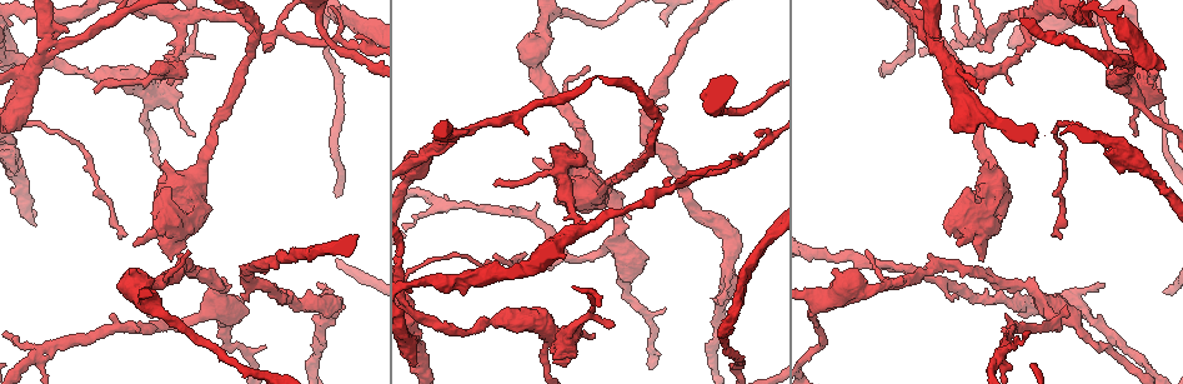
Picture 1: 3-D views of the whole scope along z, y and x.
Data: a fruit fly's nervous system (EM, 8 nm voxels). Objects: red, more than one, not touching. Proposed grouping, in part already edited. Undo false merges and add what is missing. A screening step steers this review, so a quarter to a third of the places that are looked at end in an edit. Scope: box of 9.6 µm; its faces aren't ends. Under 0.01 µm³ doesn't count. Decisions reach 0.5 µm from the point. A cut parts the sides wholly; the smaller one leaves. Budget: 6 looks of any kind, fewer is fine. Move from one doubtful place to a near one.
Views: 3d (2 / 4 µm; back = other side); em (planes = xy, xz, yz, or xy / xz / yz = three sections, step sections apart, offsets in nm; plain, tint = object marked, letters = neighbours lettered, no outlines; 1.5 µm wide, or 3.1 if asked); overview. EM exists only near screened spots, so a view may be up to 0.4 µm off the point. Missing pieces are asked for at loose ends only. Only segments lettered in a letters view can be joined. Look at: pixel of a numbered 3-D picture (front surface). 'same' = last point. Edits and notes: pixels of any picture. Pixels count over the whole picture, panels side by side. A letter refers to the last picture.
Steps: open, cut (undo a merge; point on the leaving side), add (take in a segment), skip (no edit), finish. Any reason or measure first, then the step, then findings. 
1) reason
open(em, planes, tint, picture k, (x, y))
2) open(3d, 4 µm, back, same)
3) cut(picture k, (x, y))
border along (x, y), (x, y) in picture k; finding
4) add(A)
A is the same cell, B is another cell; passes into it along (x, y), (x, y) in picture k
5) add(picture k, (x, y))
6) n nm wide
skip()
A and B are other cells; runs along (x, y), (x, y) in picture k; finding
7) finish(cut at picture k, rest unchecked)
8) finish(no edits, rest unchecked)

branch stops here
open(3d, 2 µm, picture 1, (494, 184))

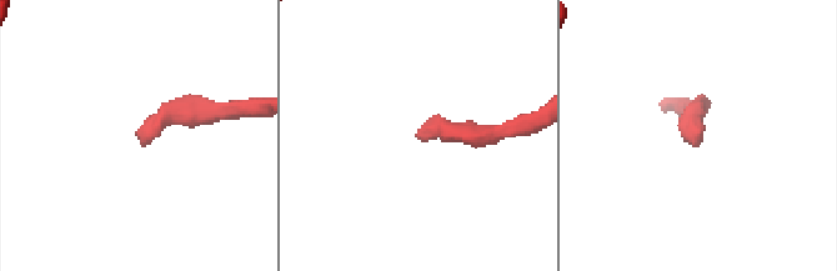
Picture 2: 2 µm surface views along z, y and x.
now the EM
open(em, yz, step 8, plain, picture 2, (426, 136))

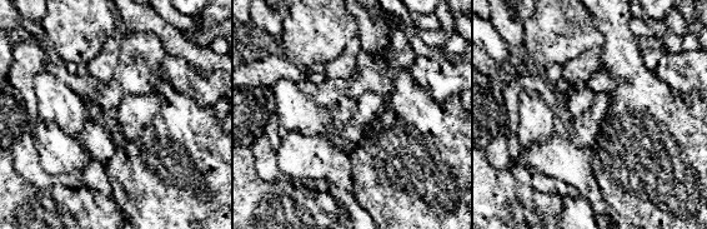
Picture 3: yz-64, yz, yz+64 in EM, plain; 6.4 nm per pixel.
open(em, yz, step 8, letters, same)

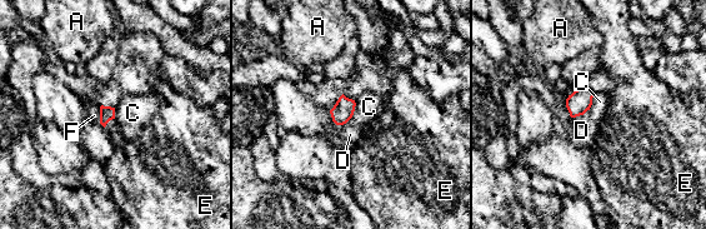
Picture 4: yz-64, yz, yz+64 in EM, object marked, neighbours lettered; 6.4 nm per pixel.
100 nm wide
skip()
A, C, D, E and F are other cells; border along (355, 100), (355, 110), (351, 117) in picture 4; none of them fits

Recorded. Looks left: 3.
an open end
open(em, xy, step 4, tint, picture 1, (667, 108))

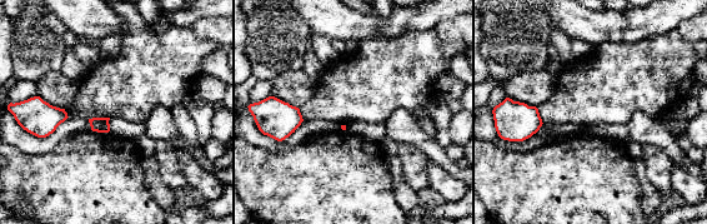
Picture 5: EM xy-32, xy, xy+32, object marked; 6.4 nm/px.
open(em, planes, letters, same)

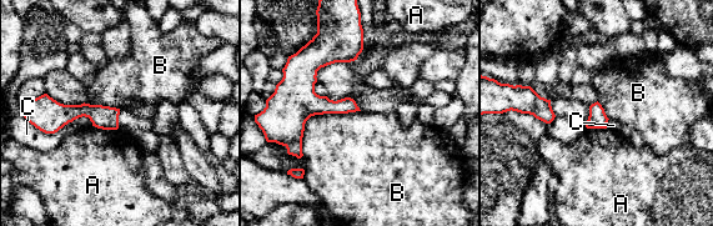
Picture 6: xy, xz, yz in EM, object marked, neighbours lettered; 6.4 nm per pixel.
B touches over 480 nm
skip()
A, B and C are other cells; border along (360, 110), (312, 115), (302, 155) in picture 6; no lettered segment goes on from it

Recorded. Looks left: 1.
finish(no edits, rest unchecked)

